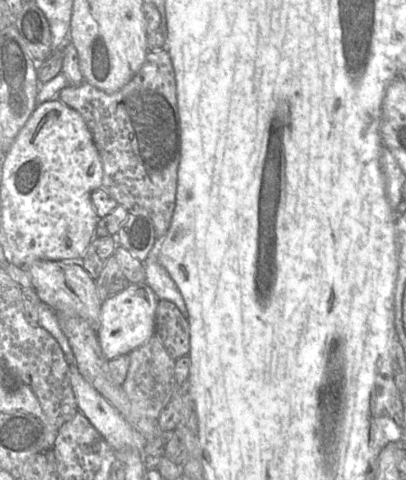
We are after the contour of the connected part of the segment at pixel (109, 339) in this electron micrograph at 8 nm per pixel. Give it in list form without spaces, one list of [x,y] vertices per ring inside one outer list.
[[[145,283],[129,284],[122,292],[102,301],[97,338],[107,360],[129,354],[155,335],[156,309],[159,299]]]

